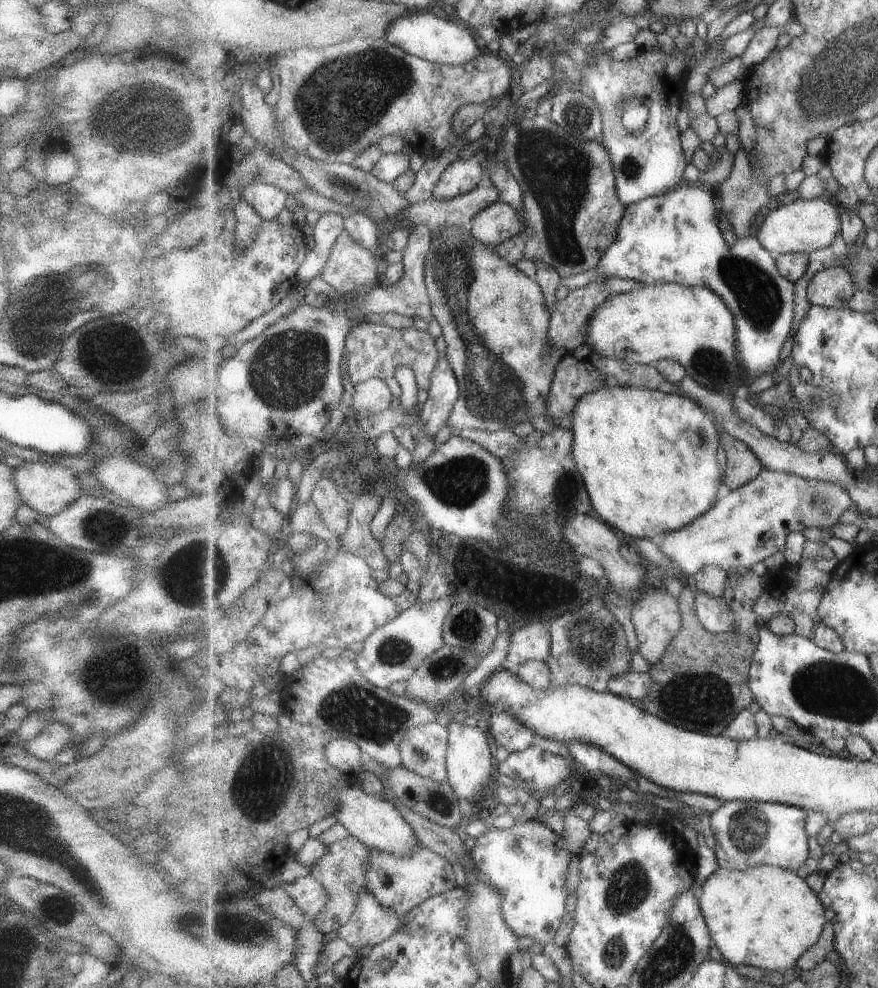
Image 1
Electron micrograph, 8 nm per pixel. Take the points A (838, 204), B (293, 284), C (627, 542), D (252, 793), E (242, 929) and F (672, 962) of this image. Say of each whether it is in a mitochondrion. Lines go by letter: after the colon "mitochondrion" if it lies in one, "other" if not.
A: other
B: other
C: other
D: mitochondrion
E: mitochondrion
F: mitochondrion

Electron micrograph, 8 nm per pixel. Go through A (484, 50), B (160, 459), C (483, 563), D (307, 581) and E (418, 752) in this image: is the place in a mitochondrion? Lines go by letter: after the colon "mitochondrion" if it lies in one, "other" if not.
A: other
B: other
C: other
D: other
E: mitochondrion

